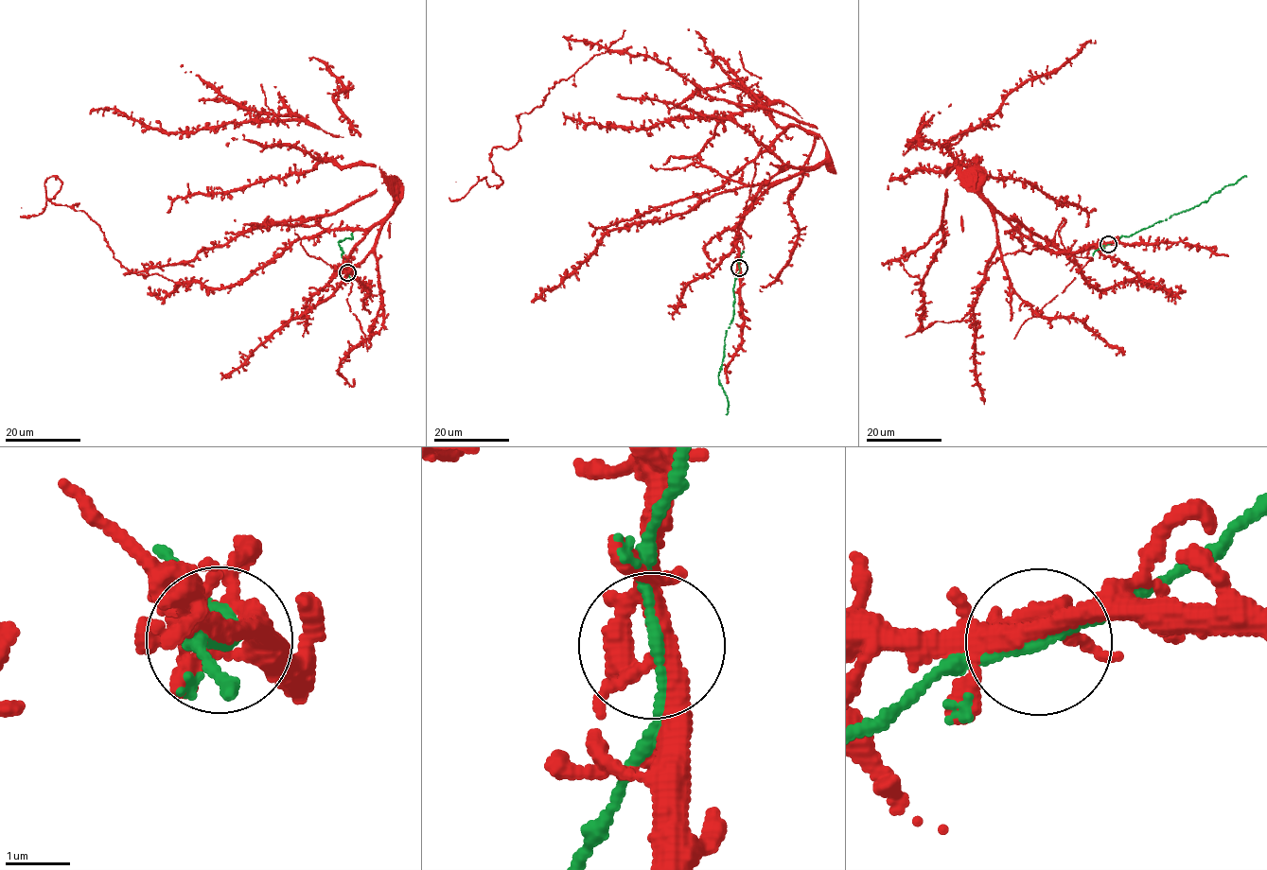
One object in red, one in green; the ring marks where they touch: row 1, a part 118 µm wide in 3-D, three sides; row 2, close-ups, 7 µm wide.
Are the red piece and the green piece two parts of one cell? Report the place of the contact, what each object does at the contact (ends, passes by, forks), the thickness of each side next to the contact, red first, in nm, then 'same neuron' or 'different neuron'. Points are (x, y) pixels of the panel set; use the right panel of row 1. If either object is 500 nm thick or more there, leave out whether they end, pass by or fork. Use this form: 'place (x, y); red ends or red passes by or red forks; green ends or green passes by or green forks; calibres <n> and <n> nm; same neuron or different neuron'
place (1108, 244); red forks; green passes by; calibres 280 and 130 nm; same neuron

